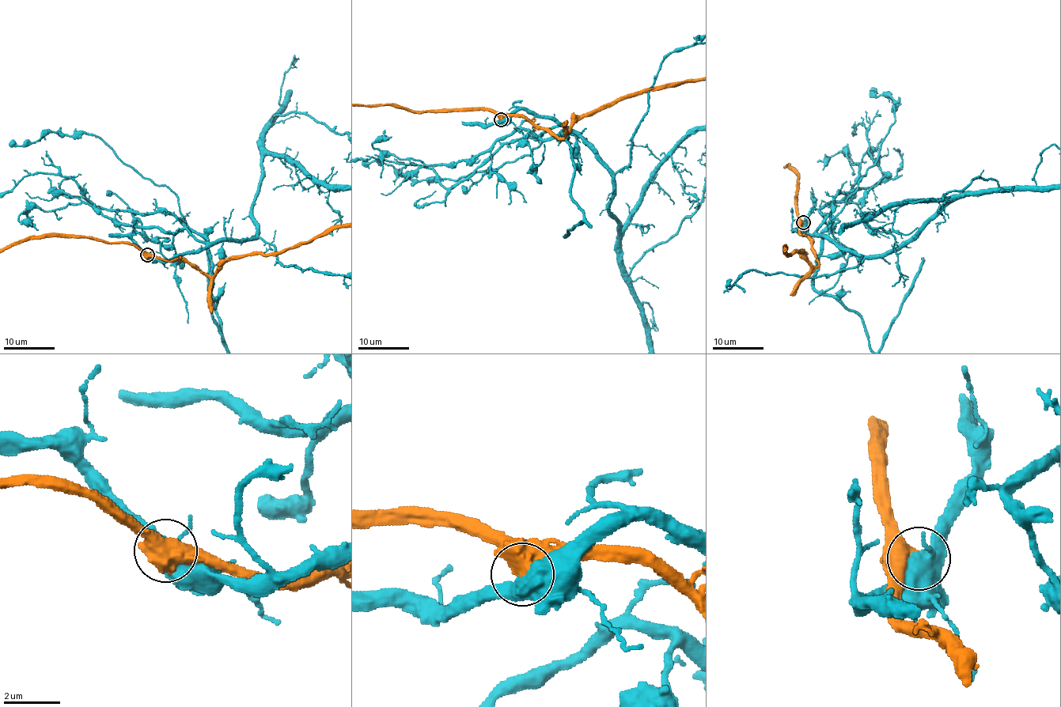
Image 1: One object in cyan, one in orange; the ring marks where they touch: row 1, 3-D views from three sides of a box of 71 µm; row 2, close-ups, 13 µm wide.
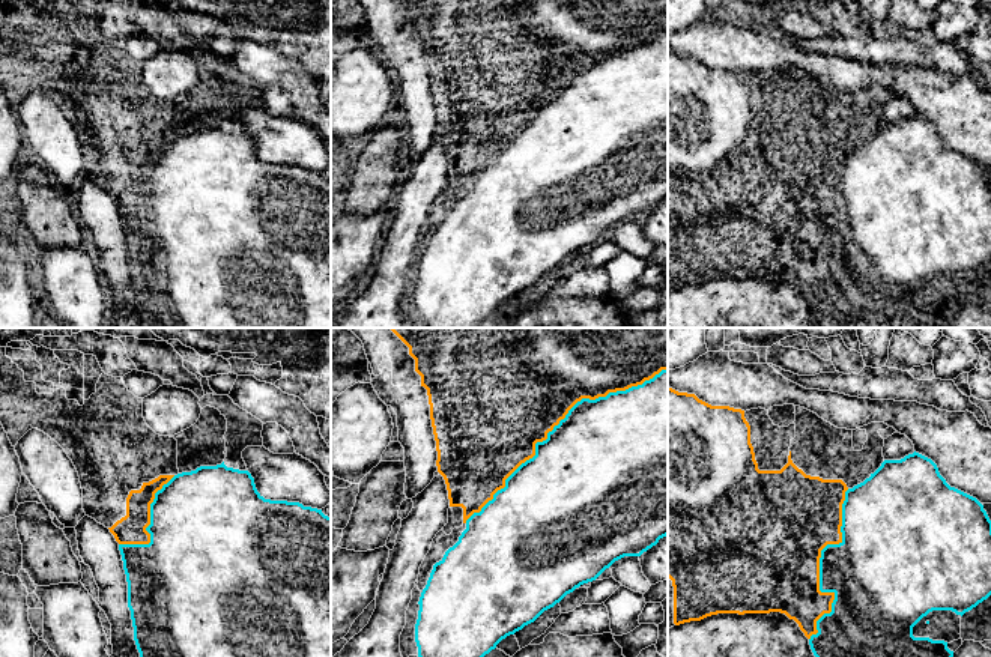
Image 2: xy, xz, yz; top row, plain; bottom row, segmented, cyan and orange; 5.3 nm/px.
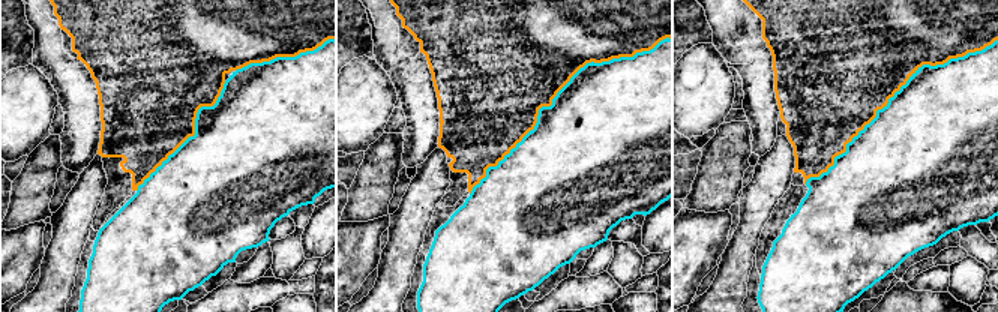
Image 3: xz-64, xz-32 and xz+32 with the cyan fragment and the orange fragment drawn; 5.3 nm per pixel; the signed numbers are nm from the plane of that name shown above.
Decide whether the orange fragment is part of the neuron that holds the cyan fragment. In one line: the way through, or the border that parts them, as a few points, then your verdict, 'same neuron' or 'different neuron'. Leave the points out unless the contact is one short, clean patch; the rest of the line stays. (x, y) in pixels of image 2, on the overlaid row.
different neuron

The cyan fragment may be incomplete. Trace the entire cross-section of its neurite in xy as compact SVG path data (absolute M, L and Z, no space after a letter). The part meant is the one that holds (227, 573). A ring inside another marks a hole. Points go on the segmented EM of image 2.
M200 466L174 475L150 504L149 544L119 544L128 582L128 607L140 657L331 657L331 517L299 502L265 499L248 471Z

